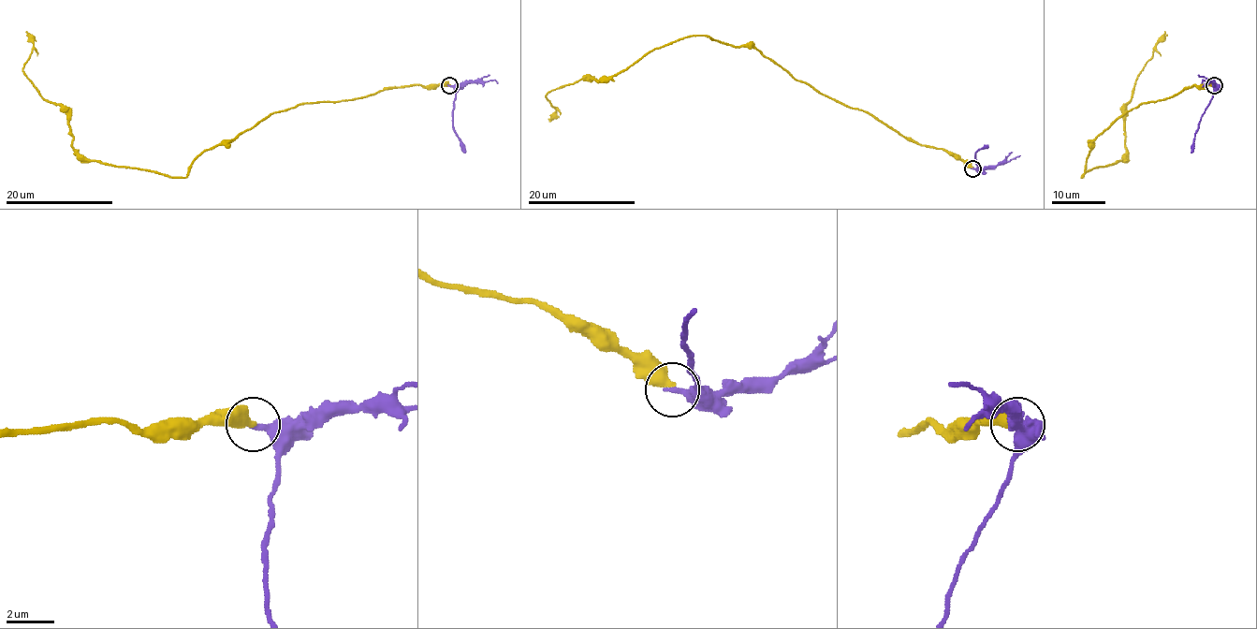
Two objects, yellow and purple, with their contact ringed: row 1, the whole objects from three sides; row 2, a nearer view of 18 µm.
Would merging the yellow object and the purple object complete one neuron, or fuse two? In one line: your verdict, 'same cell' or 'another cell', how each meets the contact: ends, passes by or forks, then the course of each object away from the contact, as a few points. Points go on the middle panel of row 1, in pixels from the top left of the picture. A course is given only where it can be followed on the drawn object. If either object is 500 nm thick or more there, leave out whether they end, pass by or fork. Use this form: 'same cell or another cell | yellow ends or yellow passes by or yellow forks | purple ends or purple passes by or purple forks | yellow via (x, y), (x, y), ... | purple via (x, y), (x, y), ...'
another cell | yellow ends | purple ends | yellow via (971, 168), (825, 96), (753, 48), (708, 36), (549, 92), (556, 110), (549, 119) | purple via (971, 168), (977, 168), (976, 153), (988, 144)

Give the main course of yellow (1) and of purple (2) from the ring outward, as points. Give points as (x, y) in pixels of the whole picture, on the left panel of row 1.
1: (449, 85), (270, 112), (207, 149), (185, 177), (168, 177), (72, 146), (69, 116), (22, 66), (26, 31)
2: (449, 85), (455, 91), (453, 130), (465, 153)

